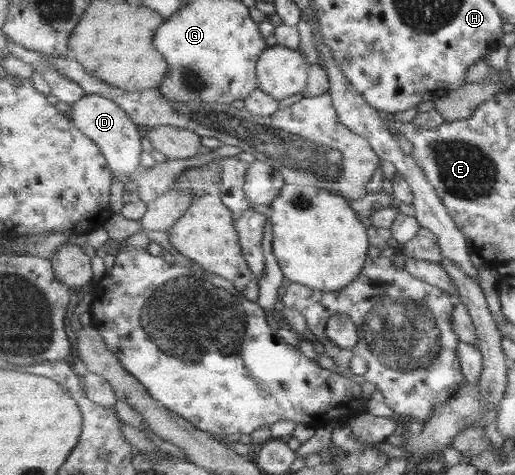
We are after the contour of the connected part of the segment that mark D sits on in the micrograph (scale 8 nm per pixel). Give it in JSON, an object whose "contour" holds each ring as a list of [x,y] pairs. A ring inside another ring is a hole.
{"contour":[[[89,93],[71,105],[71,112],[72,122],[84,132],[88,141],[96,143],[106,156],[111,173],[124,184],[128,179],[134,179],[134,175],[142,168],[139,156],[143,152],[143,146],[141,146],[138,126],[134,124],[127,112],[113,100]]]}

